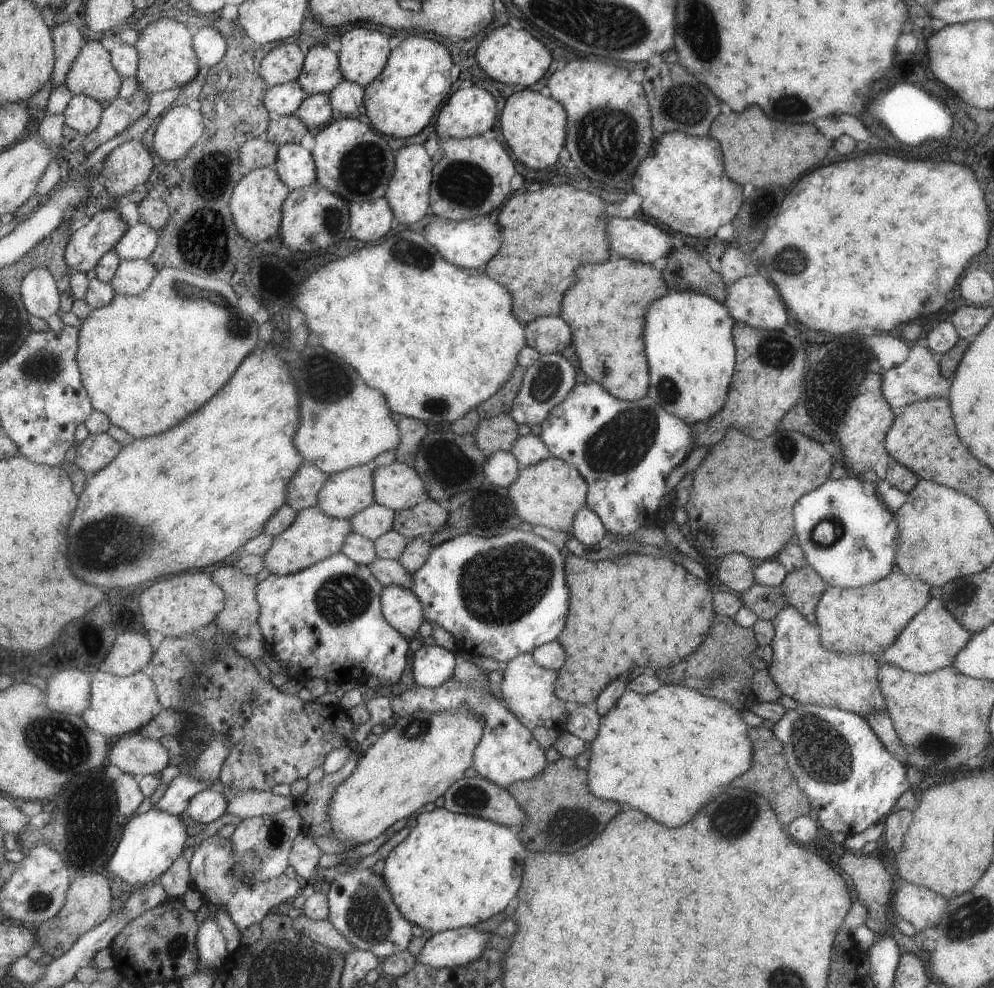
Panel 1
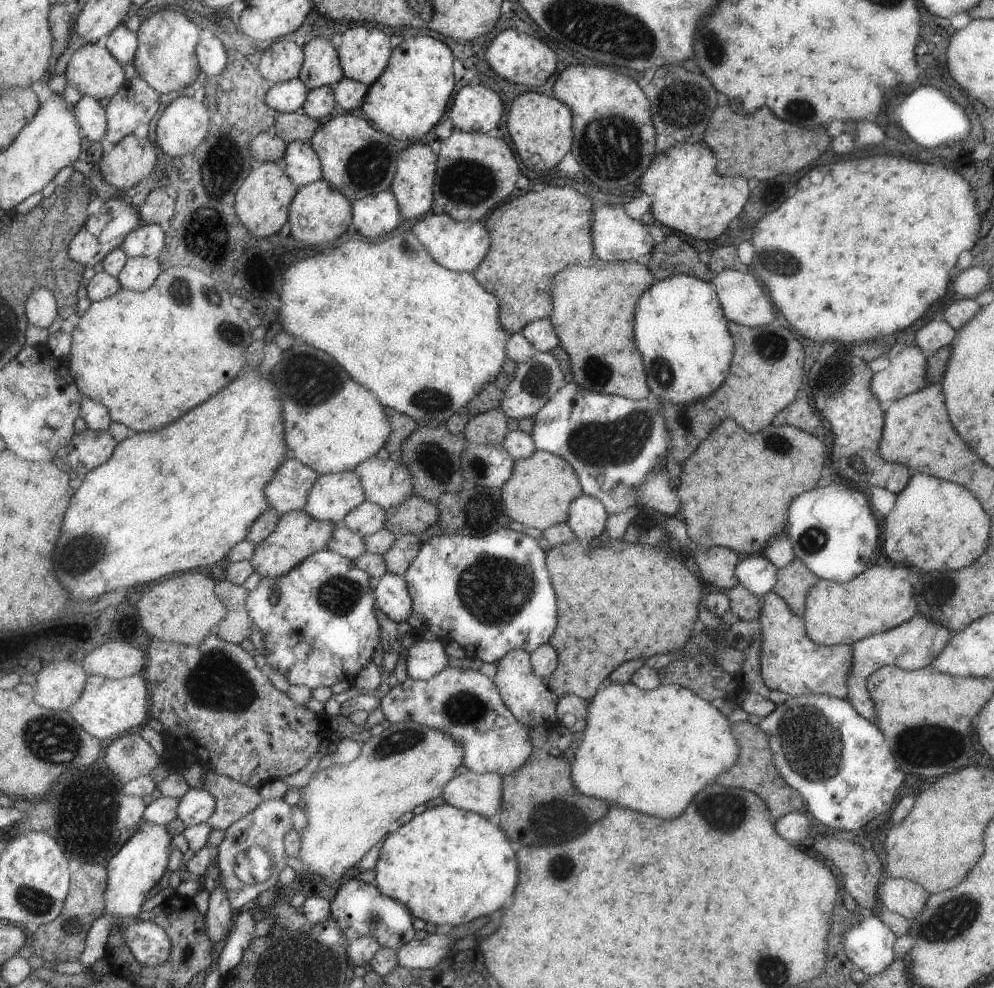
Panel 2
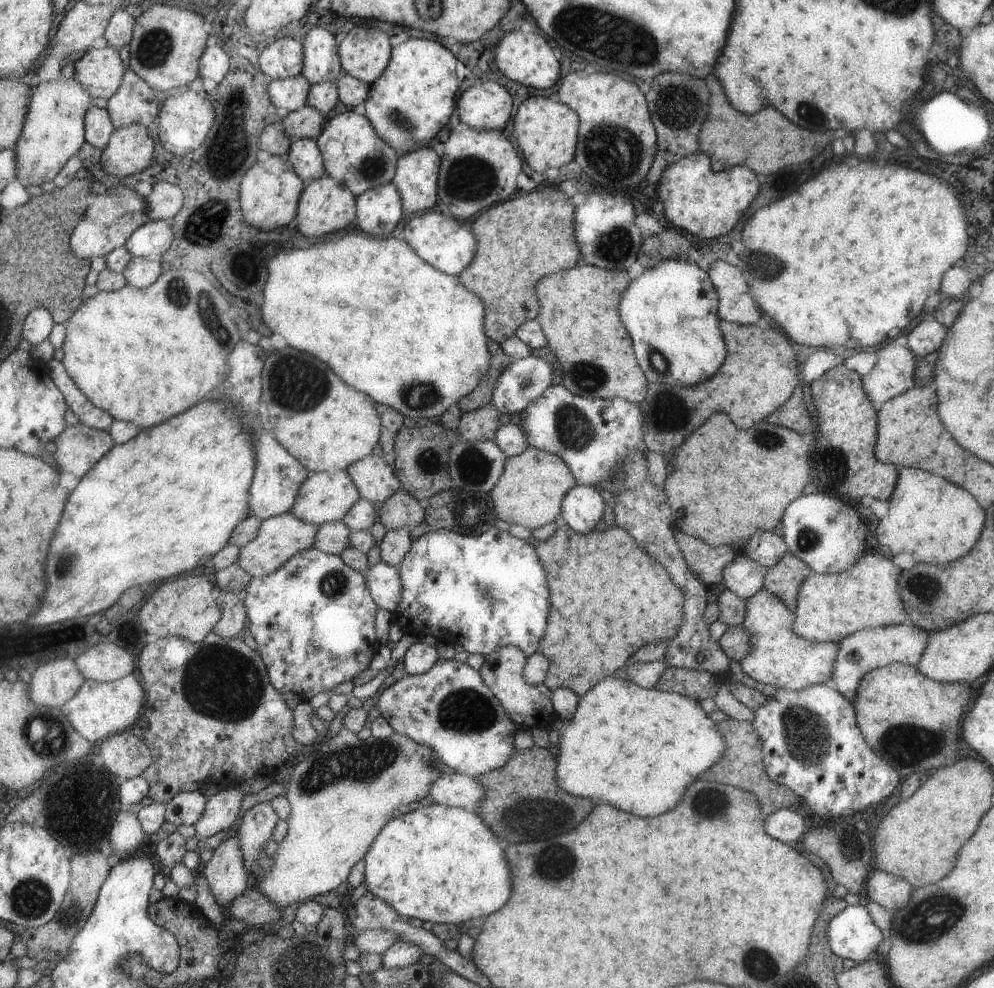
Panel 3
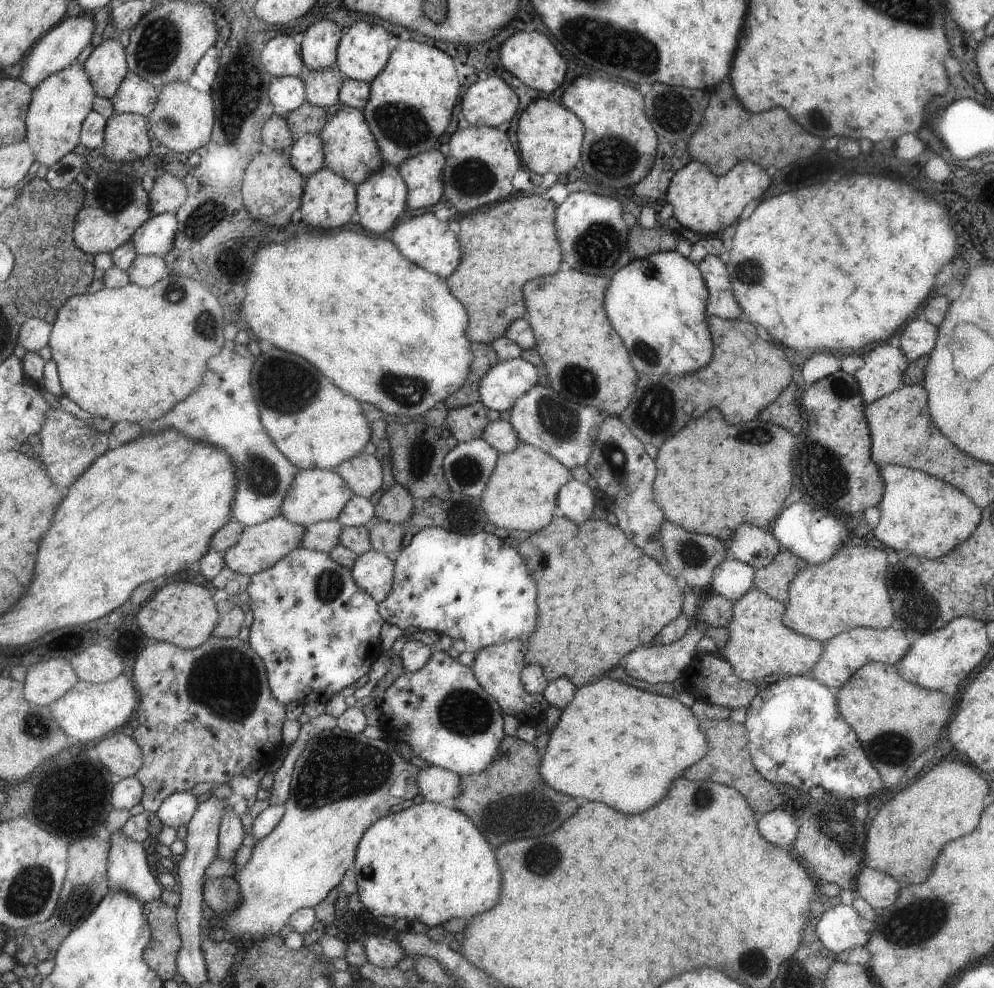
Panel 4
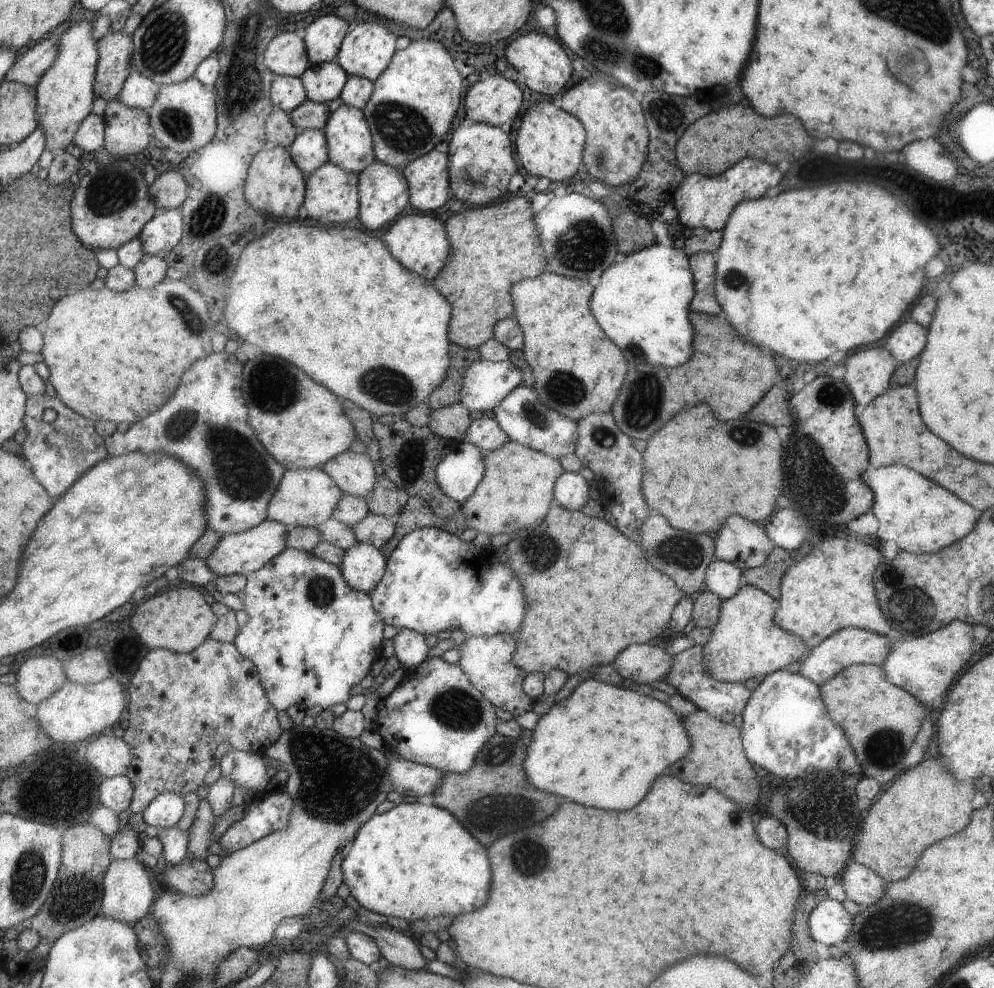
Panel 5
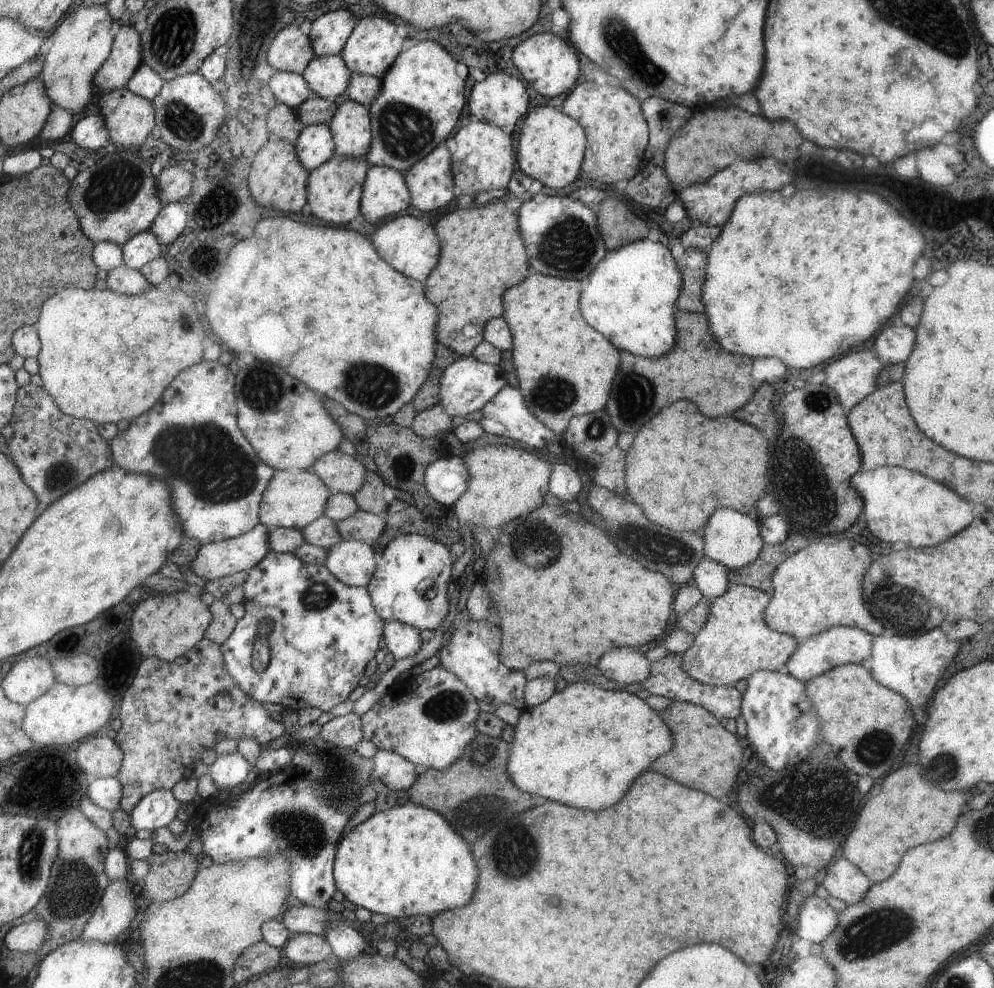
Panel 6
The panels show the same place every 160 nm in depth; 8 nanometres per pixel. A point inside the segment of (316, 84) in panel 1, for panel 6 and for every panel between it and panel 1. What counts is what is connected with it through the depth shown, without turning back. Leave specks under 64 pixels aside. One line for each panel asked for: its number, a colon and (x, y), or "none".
2: (323, 67)
3: (322, 62)
4: (320, 44)
5: (324, 37)
6: (330, 32)

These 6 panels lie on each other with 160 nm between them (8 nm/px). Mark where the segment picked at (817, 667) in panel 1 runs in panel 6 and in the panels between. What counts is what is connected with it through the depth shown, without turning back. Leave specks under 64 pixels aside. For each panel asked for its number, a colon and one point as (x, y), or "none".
2: (790, 662)
3: (777, 656)
4: (758, 644)
5: (744, 643)
6: (735, 641)

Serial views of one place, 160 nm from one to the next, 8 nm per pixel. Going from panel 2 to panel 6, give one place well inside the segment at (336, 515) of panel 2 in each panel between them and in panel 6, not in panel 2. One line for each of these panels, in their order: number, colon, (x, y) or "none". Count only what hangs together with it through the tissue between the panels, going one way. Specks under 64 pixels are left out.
3: (325, 497)
4: (316, 495)
5: (306, 497)
6: (294, 499)

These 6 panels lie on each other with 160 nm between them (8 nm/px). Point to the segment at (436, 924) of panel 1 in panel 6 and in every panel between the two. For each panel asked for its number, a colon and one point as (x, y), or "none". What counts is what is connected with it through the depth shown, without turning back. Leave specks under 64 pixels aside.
2: (448, 866)
3: (440, 864)
4: (427, 862)
5: (416, 861)
6: (408, 860)

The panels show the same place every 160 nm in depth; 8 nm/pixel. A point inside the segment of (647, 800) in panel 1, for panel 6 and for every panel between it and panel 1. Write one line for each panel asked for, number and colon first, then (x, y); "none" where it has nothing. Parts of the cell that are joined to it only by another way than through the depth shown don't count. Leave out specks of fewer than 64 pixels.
2: (651, 752)
3: (637, 749)
4: (613, 744)
5: (602, 746)
6: (582, 746)

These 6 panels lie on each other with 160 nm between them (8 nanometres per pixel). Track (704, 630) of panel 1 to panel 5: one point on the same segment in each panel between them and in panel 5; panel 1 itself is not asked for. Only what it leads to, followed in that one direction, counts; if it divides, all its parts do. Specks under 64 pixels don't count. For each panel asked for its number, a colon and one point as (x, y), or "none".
2: (653, 610)
3: (597, 579)
4: (599, 597)
5: (592, 593)

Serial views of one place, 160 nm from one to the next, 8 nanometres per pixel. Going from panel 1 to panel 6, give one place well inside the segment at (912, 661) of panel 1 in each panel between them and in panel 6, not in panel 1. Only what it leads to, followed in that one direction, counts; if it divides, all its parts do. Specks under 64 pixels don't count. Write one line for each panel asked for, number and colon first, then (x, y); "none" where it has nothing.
2: (914, 644)
3: (865, 649)
4: (843, 654)
5: (847, 646)
6: (839, 645)

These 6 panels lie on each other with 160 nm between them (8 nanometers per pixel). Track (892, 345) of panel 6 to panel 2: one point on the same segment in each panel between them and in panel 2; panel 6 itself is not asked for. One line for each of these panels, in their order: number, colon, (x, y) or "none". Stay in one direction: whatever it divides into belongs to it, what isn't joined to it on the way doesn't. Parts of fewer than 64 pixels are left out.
2: (934, 334)
3: (927, 336)
4: (918, 337)
5: (904, 342)

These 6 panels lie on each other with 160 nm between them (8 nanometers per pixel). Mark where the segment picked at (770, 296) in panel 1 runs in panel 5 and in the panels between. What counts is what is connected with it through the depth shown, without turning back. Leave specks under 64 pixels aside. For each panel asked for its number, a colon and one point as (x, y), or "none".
2: (743, 301)
3: (736, 304)
4: (722, 303)
5: (702, 264)

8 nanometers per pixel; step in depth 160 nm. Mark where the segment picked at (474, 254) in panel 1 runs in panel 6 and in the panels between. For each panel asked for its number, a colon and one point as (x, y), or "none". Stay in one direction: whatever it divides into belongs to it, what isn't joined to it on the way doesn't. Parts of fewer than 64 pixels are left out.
2: (459, 246)
3: (446, 244)
4: (428, 242)
5: (418, 241)
6: (411, 246)

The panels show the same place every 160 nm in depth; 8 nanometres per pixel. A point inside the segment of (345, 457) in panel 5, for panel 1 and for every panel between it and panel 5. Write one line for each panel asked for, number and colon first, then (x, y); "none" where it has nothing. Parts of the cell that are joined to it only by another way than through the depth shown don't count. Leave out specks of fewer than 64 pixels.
1: (397, 486)
2: (386, 483)
3: (376, 480)
4: (364, 474)

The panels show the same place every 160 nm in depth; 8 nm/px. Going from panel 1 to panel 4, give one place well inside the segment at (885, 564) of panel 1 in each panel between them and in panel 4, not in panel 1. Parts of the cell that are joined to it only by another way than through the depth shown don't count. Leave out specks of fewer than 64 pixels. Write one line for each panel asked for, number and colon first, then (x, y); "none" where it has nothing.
2: (832, 531)
3: (820, 530)
4: (814, 535)

